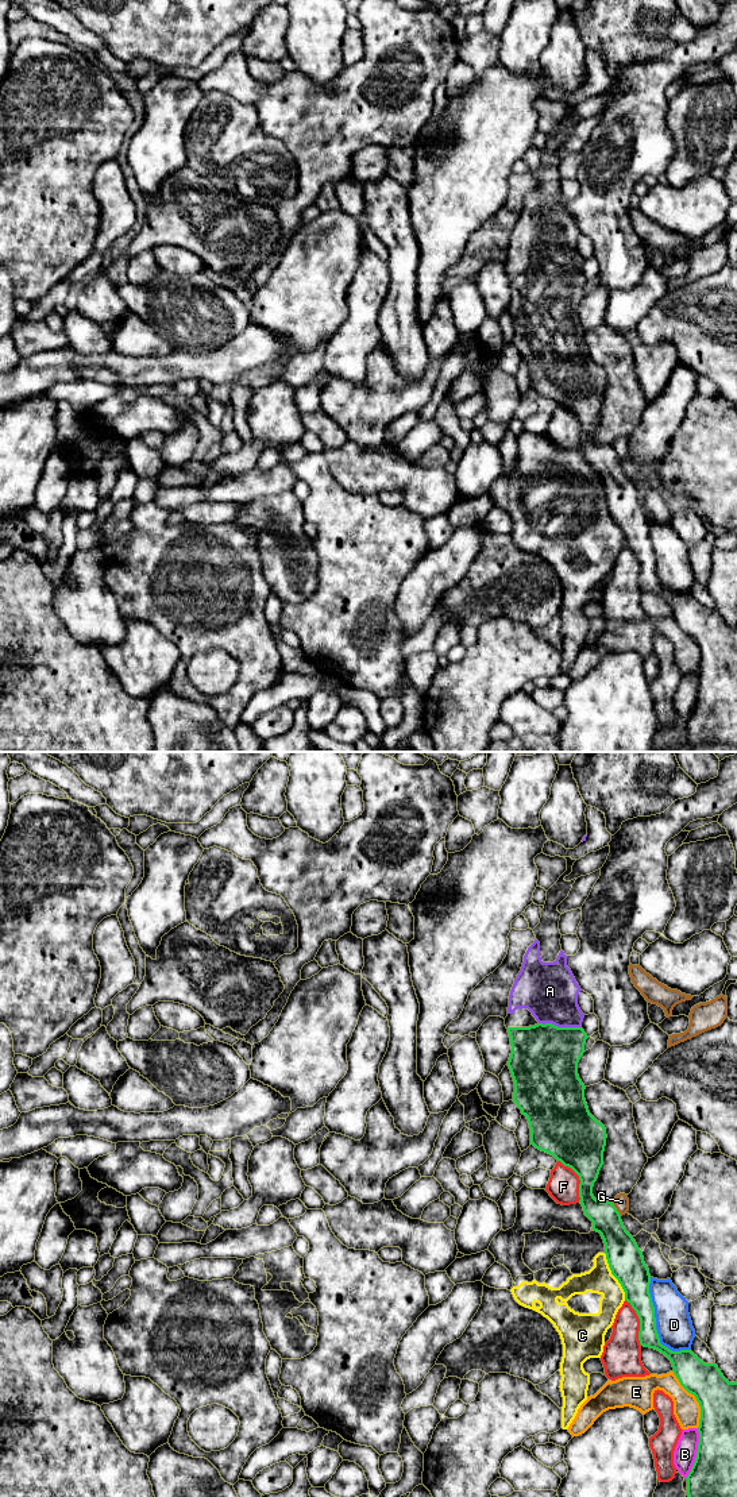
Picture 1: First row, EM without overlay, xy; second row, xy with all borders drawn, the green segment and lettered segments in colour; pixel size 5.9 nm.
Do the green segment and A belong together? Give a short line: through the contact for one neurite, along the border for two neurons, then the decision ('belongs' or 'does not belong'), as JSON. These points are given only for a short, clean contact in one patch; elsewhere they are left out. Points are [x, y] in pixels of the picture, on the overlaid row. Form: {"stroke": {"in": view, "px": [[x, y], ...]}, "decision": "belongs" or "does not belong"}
{"decision": "belongs"}

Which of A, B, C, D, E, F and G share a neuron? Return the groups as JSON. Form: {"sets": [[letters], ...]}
{"sets": [["A"], ["B"], ["C"], ["D"], ["E"], ["F"], ["G"]]}

